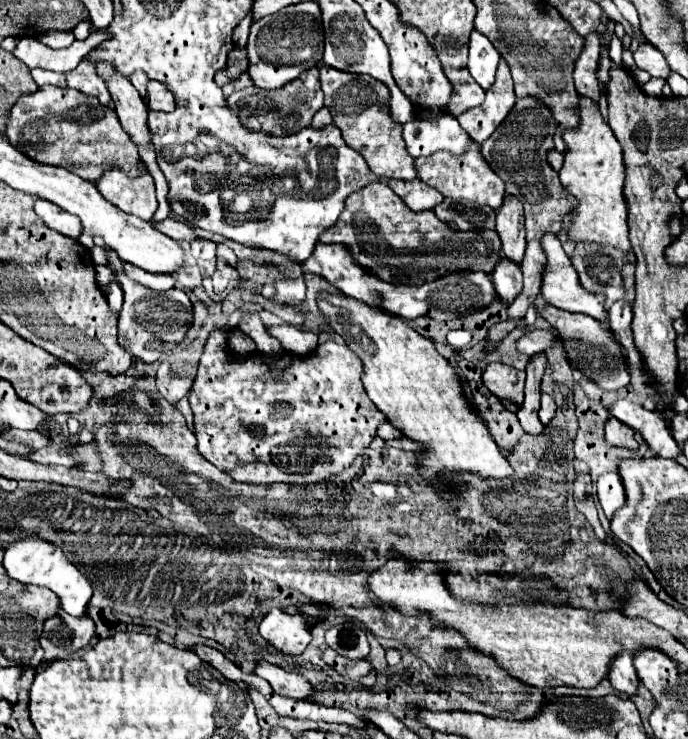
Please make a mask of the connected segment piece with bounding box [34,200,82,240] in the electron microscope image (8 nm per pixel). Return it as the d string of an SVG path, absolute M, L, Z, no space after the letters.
M38 200L36 206L34 206L36 214L44 220L44 224L72 240L78 240L80 238L80 232L82 232L82 222L80 218L68 214L66 210L60 210L56 204L48 202L48 200Z

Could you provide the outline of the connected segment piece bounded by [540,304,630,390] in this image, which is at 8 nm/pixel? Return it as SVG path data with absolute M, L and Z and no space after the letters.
M544 304L540 308L540 314L544 320L550 322L550 326L554 330L560 332L560 338L566 342L564 350L568 354L568 360L580 372L584 372L588 378L592 378L602 390L618 390L630 382L630 374L626 370L626 362L622 358L620 344L612 338L612 332L608 328L602 328L602 324L598 320L594 320L592 316L586 316L586 314L564 312L564 310L560 310L556 306L548 306L548 304Z

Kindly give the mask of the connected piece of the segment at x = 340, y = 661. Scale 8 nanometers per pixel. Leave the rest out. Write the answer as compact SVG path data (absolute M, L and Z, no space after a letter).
M326 648L322 652L322 660L334 668L340 676L348 678L348 680L358 680L366 674L370 674L370 662L368 660L348 660L348 658L342 658L340 654L336 654L332 648Z

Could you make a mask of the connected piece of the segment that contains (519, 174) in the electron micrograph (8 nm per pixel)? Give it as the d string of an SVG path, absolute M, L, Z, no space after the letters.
M520 98L510 110L508 118L496 128L496 132L482 144L484 158L490 162L492 170L506 182L506 194L514 196L524 206L526 218L526 256L522 260L524 272L524 290L508 308L508 320L490 328L486 342L500 342L526 314L530 302L540 294L540 278L544 272L544 250L540 250L540 238L544 234L560 234L564 230L564 218L568 210L574 210L576 198L568 198L568 192L558 180L558 172L548 166L548 150L554 150L554 132L556 120L552 120L552 110L536 98Z

